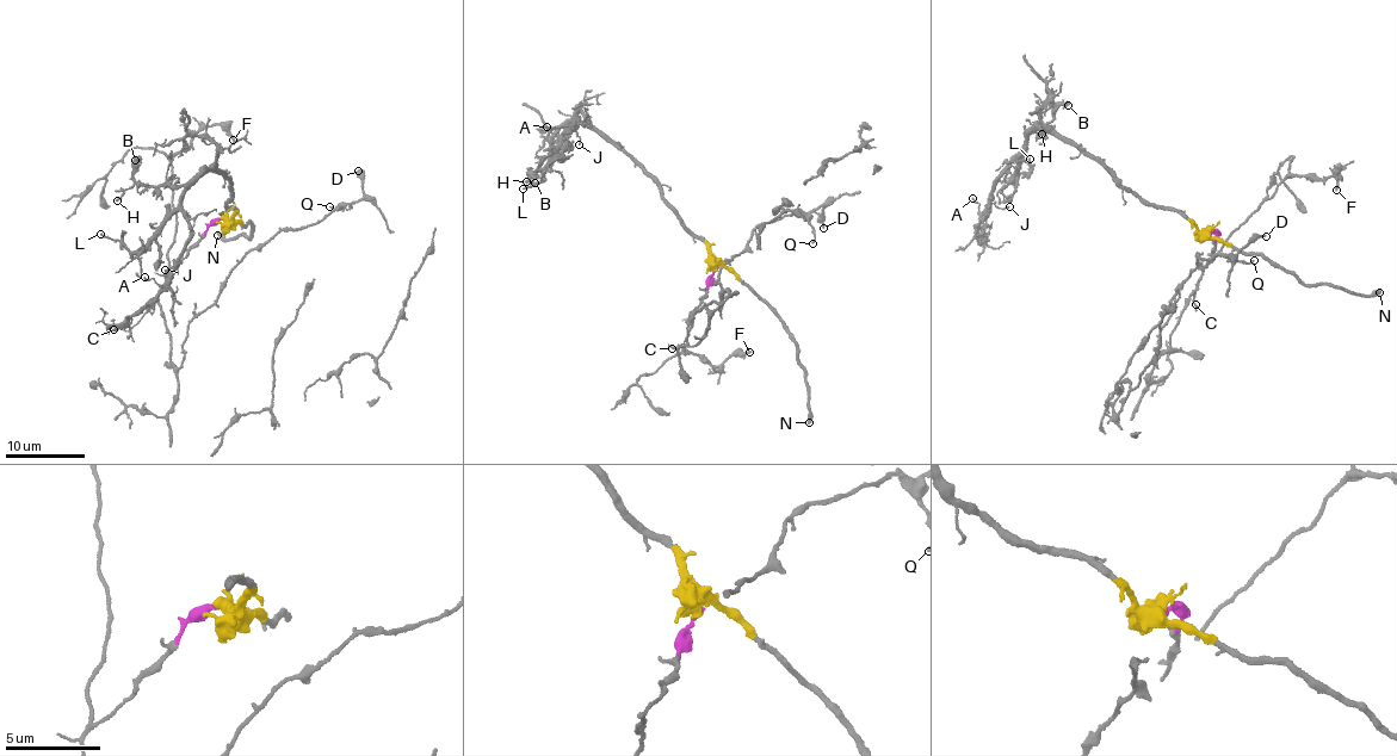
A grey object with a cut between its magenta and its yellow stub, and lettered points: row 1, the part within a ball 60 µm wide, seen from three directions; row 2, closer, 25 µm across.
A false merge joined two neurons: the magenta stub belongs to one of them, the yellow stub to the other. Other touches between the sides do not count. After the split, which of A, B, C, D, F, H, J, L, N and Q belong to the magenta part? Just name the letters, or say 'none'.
C, D, F, Q

